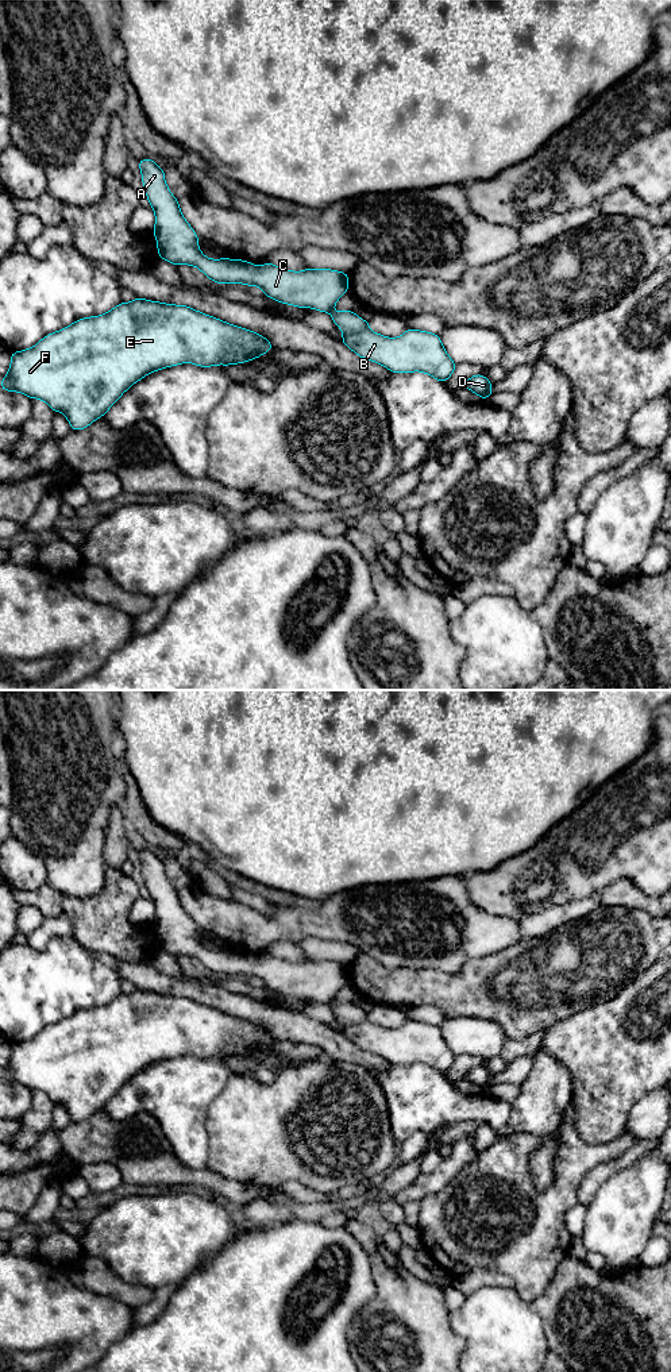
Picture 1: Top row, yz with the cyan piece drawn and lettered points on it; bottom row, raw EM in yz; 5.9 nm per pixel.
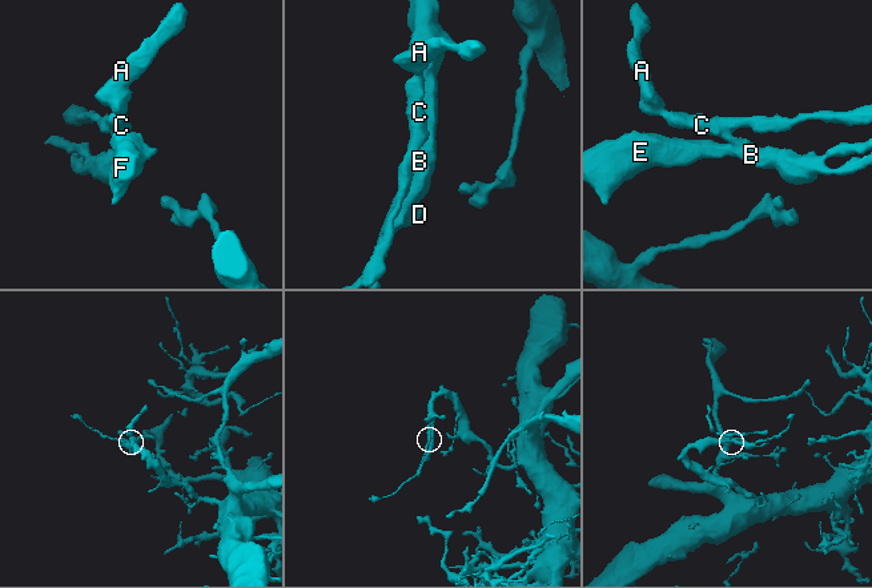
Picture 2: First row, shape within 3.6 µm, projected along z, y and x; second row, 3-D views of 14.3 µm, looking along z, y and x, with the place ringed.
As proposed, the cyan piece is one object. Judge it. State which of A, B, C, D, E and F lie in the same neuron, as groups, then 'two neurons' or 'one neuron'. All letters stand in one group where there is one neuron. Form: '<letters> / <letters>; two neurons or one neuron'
A B C D E F; one neuron

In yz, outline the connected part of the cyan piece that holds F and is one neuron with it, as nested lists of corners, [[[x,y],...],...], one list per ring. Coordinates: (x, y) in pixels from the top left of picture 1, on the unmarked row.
[[[136,988],[134,993],[117,995],[104,1006],[82,1009],[49,1025],[31,1040],[11,1044],[8,1065],[0,1071],[0,1080],[45,1092],[54,1103],[65,1106],[72,1122],[80,1122],[105,1107],[126,1082],[153,1063],[181,1055],[200,1059],[246,1055],[267,1043],[273,1043],[271,1033],[254,1022],[225,1014],[184,995],[174,997]]]

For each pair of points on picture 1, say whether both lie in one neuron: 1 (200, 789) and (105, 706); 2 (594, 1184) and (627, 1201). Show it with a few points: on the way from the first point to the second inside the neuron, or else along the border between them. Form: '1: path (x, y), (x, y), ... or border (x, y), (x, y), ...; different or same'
1: border (118, 704), (116, 728); different
2: border (625, 1167), (619, 1170), (583, 1209); different

